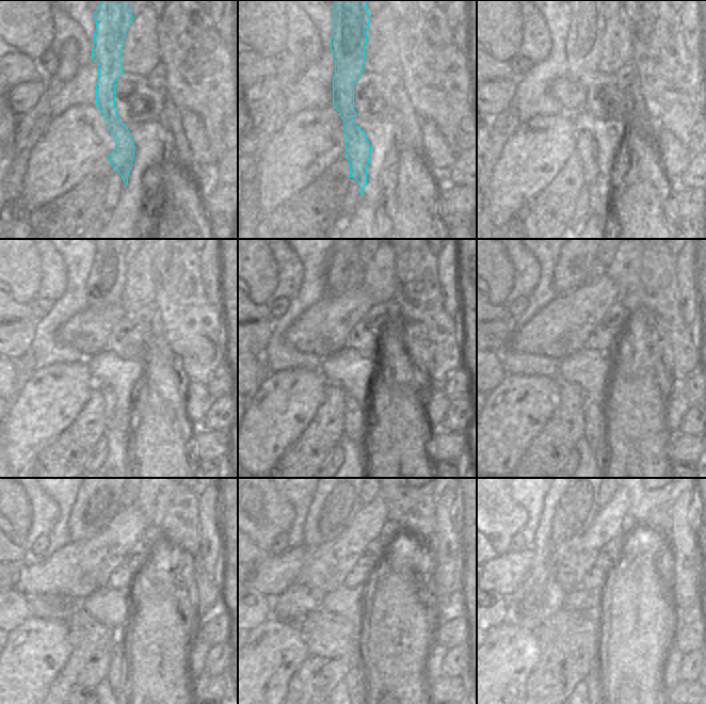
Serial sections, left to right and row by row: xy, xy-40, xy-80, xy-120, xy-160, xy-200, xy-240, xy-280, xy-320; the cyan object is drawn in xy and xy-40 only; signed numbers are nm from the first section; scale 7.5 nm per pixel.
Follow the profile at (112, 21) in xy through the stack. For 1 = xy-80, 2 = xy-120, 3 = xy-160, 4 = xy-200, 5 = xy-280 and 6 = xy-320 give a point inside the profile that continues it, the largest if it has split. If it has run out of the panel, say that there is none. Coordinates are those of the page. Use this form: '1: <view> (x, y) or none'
1: xy-80 (583, 45)
2: xy-120 (107, 277)
3: xy-160 (346, 272)
4: xy-200 (594, 419)
5: xy-280 (355, 678)
6: xy-320 (594, 681)

